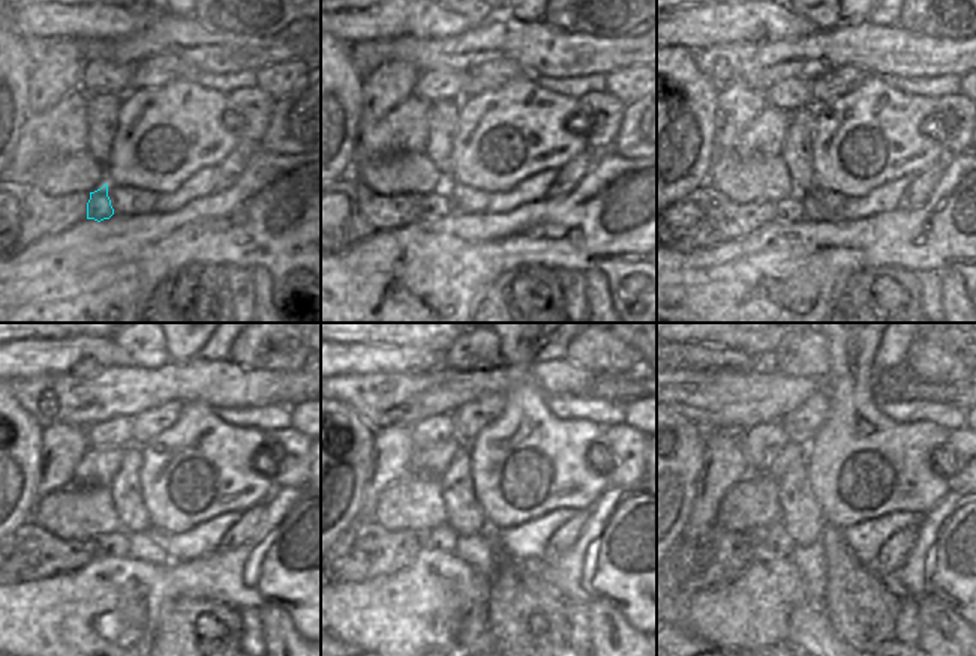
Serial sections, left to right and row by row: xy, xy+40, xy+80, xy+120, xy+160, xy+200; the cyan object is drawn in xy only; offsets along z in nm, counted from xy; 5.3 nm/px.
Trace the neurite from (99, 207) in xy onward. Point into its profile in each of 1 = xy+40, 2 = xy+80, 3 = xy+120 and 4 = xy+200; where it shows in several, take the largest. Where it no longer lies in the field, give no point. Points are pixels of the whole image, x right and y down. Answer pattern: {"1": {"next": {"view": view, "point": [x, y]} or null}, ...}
{"1": {"next": {"view": "xy+40", "point": [435, 204]}}, "2": {"next": {"view": "xy+80", "point": [789, 209]}}, "3": {"next": {"view": "xy+120", "point": [116, 544]}}, "4": {"next": {"view": "xy+200", "point": [775, 538]}}}

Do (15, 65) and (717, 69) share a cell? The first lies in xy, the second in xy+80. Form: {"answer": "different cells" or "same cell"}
{"answer": "different cells"}

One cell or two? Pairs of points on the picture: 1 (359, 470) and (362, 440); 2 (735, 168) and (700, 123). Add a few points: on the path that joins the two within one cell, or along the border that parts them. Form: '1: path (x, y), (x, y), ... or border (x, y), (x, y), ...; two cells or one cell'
1: path (359, 463), (359, 448); one cell
2: border (715, 155), (703, 185); two cells

